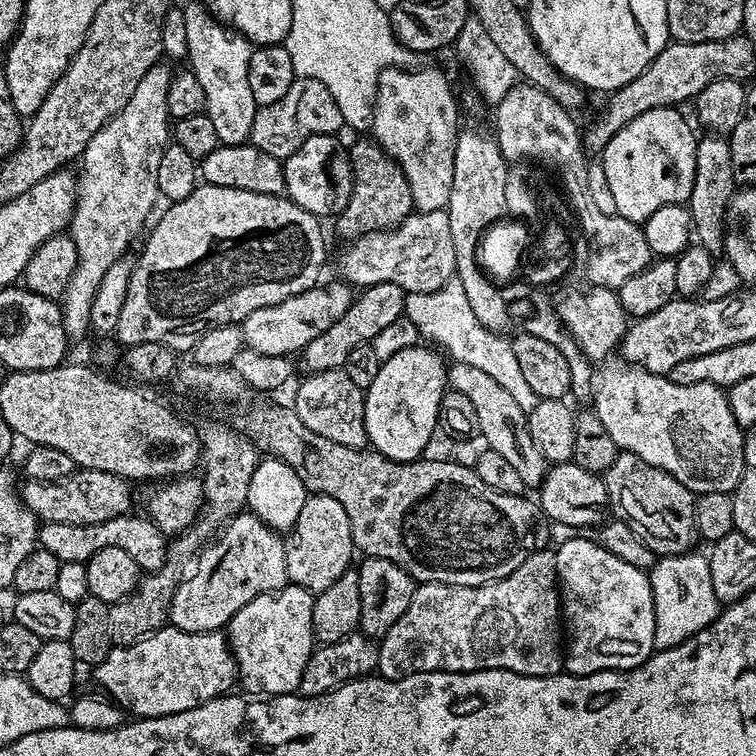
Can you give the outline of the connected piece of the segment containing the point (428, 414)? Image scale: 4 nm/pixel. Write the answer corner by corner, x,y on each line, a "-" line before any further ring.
424,347
398,350
398,354
383,361
378,370
378,378
370,382
364,394
368,444
391,460
410,462
421,459
427,453
424,451
438,429
440,403
449,387
449,365
435,347

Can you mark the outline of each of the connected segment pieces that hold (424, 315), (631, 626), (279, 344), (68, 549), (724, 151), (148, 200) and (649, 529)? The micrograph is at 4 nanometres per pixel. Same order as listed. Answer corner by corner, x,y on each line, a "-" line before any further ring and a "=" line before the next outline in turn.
453,276
436,291
407,293
404,313
414,323
423,339
437,344
455,363
474,366
484,371
510,393
524,412
530,413
536,408
539,396
527,384
518,362
515,361
511,339
482,326
467,301
466,290
460,279
=
574,538
566,541
555,549
556,553
556,578
560,589
560,602
562,605
562,624
566,629
566,651
562,656
562,664
573,676
585,676
595,672
627,672
630,668
637,668
639,664
645,664
650,659
656,648
654,638
654,594
649,573
638,566
630,566
630,562
622,562
622,558
614,558
610,550
606,550
603,543
596,540
584,541
582,538
=
325,283
302,294
294,294
294,298
286,298
286,302
254,310
254,314
247,316
239,325
244,335
244,347
258,350
258,354
278,354
287,357
298,354
307,344
314,342
318,334
330,330
330,326
334,326
334,322
338,322
338,318
342,318
346,310
350,310
354,299
353,289
347,283
335,283
=
129,514
127,516
115,516
106,522
97,524
67,524
66,522
54,522
53,524
41,523
38,528
39,547
50,550
54,558
62,562
87,562
98,550
106,546
118,546
118,550
126,550
134,562
138,562
141,573
157,572
168,553
169,537
147,515
=
704,134
697,139
696,157
694,158
694,186
690,190
687,202
688,213
692,216
695,239
706,250
714,254
724,250
724,215
732,193
738,185
734,166
730,162
730,146
727,139
715,134
=
161,62
146,70
142,82
138,82
134,94
130,94
130,102
126,102
126,106
122,106
122,110
118,110
118,114
114,114
114,118
90,138
78,161
76,205
70,225
70,235
76,247
76,265
60,304
69,341
76,342
89,335
92,325
90,306
94,306
94,294
98,294
106,270
117,264
127,253
124,251
132,239
140,231
145,231
148,215
160,196
158,165
170,143
166,90
170,90
174,75
173,69
168,69
166,64
=
621,451
620,455
614,458
614,466
610,466
610,470
602,473
602,479
608,491
611,515
617,520
626,522
626,526
630,526
630,530
634,530
634,534
638,534
638,538
642,538
642,542
646,542
646,546
650,546
650,550
654,550
657,557
677,556
689,551
695,545
692,543
697,543
694,524
697,493
682,486
678,478
666,474
666,470
658,470
658,466
650,466
650,462
642,462
638,454

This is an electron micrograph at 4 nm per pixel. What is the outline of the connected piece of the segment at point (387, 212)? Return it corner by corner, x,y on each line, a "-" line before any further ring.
375,138
356,140
347,145
348,157
352,163
352,193
346,210
335,217
334,224
344,238
364,236
368,232
387,232
397,228
408,216
413,215
410,182
399,166
382,150

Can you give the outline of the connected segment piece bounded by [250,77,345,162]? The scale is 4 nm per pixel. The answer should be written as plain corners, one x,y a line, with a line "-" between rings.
298,78
290,86
290,90
286,90
283,98
278,98
278,102
257,108
250,143
283,162
287,156
294,154
294,150
298,150
298,146
302,146
302,142
306,142
306,138
330,136
339,133
338,130
344,127
342,113
330,90
314,78

